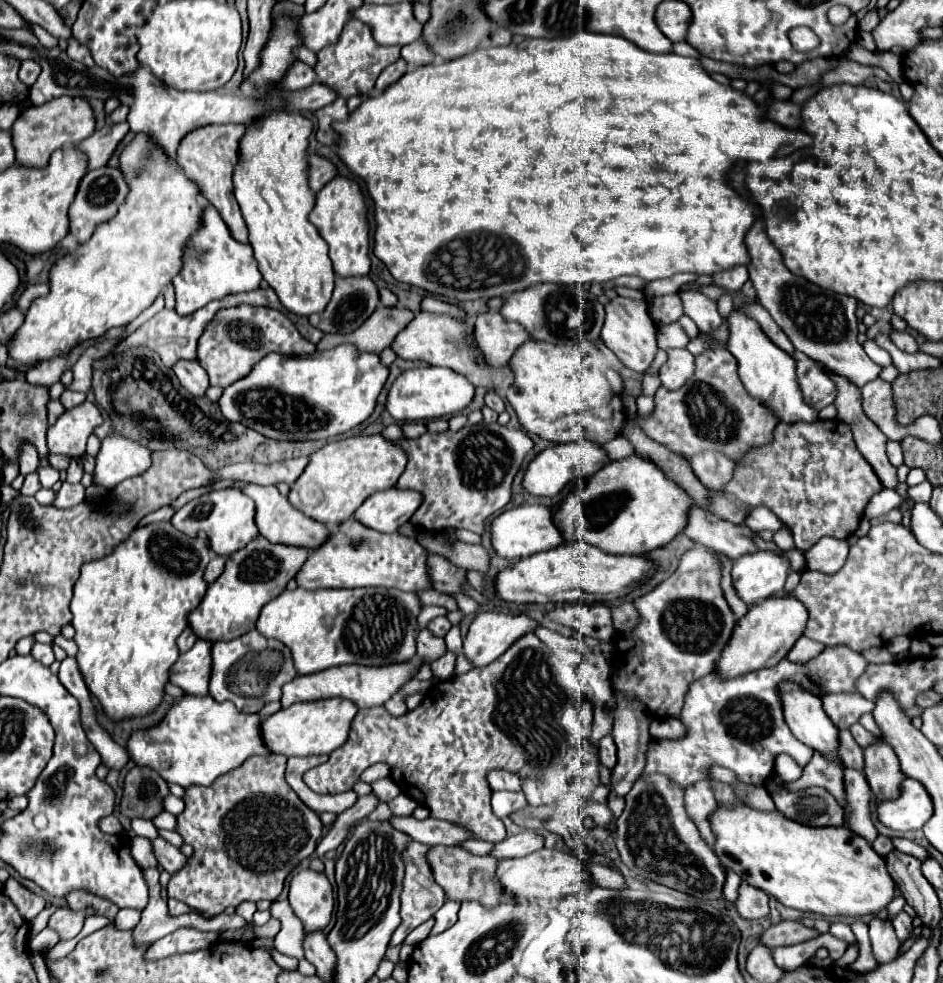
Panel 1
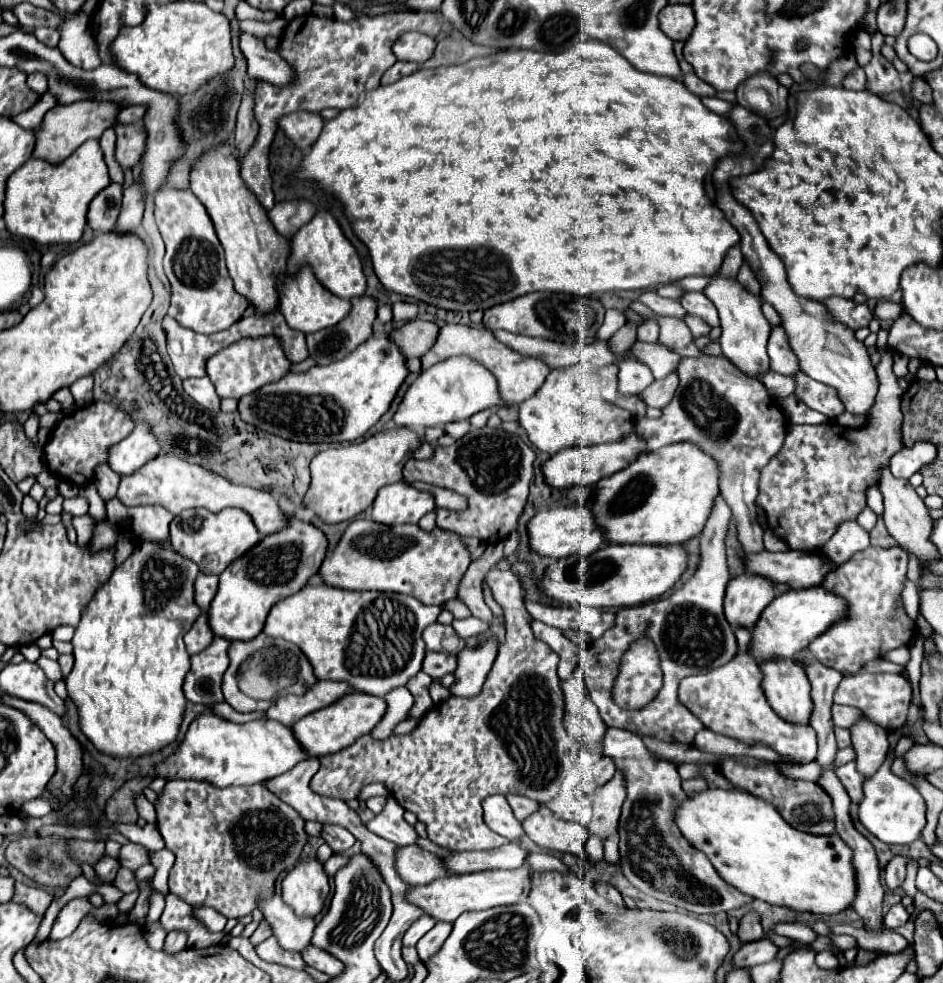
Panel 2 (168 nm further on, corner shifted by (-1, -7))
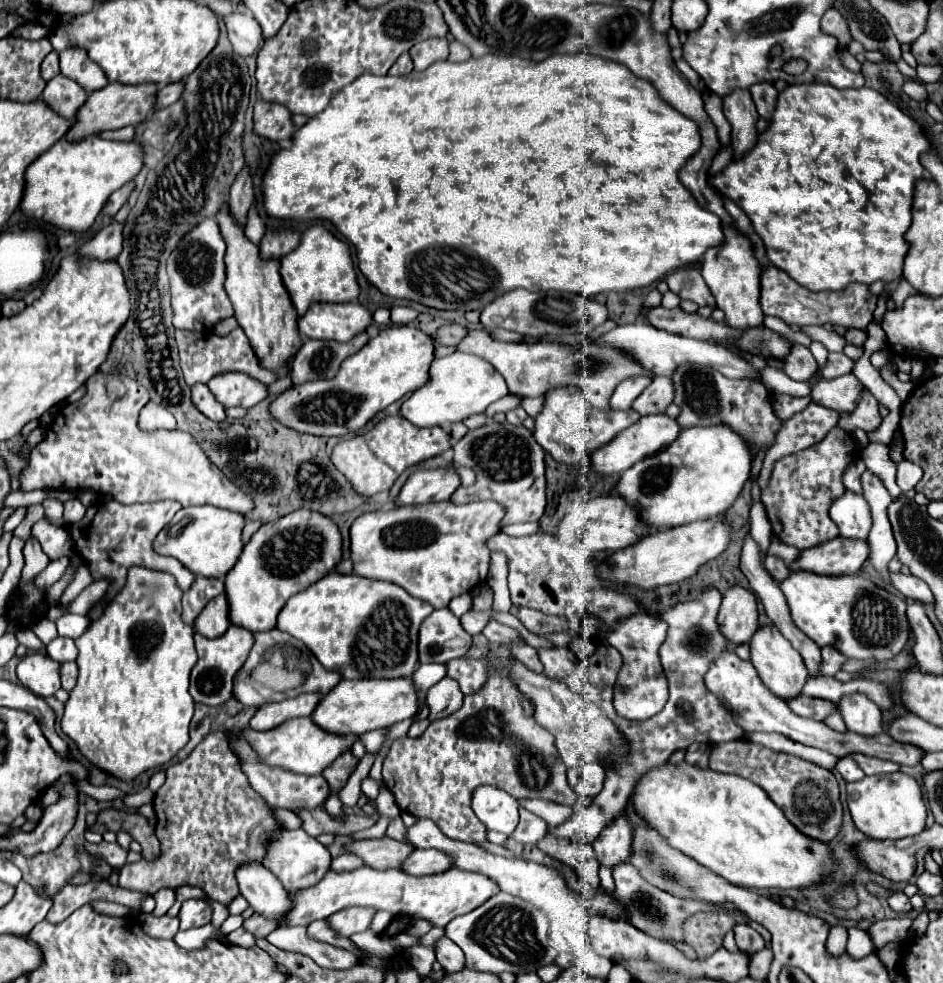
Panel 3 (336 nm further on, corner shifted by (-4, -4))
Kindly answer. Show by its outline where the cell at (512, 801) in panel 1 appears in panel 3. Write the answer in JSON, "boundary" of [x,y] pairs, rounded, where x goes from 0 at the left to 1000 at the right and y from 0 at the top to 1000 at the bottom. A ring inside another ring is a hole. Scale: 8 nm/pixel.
{"boundary":[[[510,800],[502,808],[502,824],[506,832],[516,840],[516,844],[525,844],[536,850],[542,850],[550,838],[548,822],[550,814],[525,800]]]}

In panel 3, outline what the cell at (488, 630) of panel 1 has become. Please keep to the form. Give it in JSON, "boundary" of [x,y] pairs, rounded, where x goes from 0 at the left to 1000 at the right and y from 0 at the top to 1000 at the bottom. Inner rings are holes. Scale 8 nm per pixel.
{"boundary":[[[470,690],[453,704],[453,718],[457,720],[455,732],[463,732],[470,728],[480,726],[491,716],[491,704],[487,702],[487,696],[480,690]]]}

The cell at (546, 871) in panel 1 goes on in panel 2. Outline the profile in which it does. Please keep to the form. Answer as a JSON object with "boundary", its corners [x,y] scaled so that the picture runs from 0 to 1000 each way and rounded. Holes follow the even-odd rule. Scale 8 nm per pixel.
{"boundary":[[[554,880],[543,886],[534,884],[520,884],[520,886],[507,886],[507,888],[492,888],[492,890],[477,890],[460,894],[452,900],[437,900],[428,915],[441,923],[445,923],[452,931],[456,931],[462,937],[481,937],[486,931],[494,927],[511,927],[528,921],[543,921],[551,919],[551,913],[556,913],[556,904],[560,904],[560,890],[562,882]]]}

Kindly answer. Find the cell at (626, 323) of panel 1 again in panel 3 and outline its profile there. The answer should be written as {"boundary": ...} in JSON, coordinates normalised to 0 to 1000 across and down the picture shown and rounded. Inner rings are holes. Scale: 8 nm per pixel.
{"boundary":[[[680,380],[680,383],[669,383],[669,385],[661,387],[661,389],[652,395],[652,399],[650,399],[650,403],[648,403],[648,415],[650,415],[650,417],[669,415],[671,407],[673,407],[688,391],[690,391],[690,385],[684,383],[684,380]]]}

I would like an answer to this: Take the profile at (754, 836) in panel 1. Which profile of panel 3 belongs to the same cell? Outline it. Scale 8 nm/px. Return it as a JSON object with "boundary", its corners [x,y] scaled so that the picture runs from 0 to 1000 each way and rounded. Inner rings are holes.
{"boundary":[[[703,777],[699,781],[688,783],[673,800],[671,808],[673,824],[697,842],[712,861],[733,871],[741,879],[750,881],[754,887],[767,891],[771,897],[788,903],[822,903],[822,905],[854,905],[862,901],[871,901],[877,895],[877,889],[888,885],[888,875],[883,865],[875,857],[864,857],[864,852],[856,852],[847,848],[839,836],[835,836],[832,828],[820,820],[818,812],[801,800],[792,791],[784,791],[777,787],[765,787],[756,783],[743,783],[731,777]]]}

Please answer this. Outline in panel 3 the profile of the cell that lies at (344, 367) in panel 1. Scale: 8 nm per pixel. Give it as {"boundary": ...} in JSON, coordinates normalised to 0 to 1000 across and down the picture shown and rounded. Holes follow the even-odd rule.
{"boundary":[[[436,332],[408,334],[398,344],[393,344],[381,358],[376,358],[372,364],[366,364],[355,385],[323,389],[317,393],[309,393],[300,401],[296,401],[285,411],[287,423],[296,425],[300,433],[309,433],[311,437],[334,442],[334,444],[368,444],[368,442],[381,439],[400,419],[404,419],[419,407],[427,405],[432,399],[438,399],[453,389],[455,385],[453,376],[455,376],[455,370],[459,368],[459,354],[461,354],[461,346],[459,344],[455,346],[455,344],[457,342]]]}

